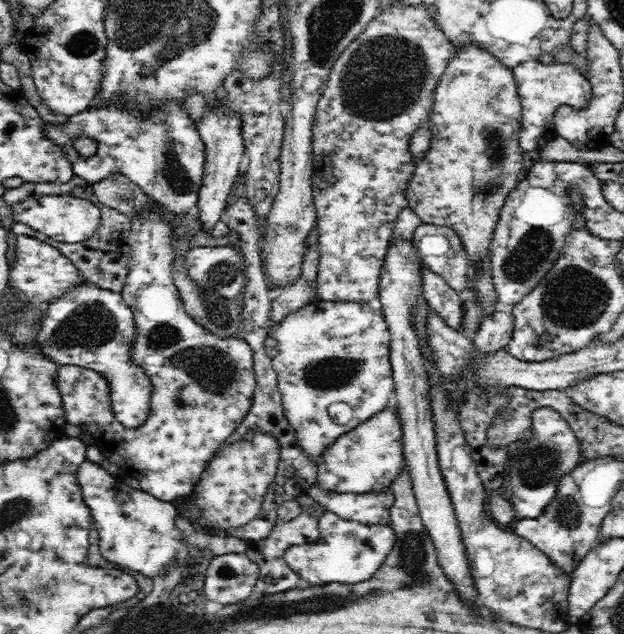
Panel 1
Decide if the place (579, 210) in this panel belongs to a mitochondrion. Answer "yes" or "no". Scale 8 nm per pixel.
no

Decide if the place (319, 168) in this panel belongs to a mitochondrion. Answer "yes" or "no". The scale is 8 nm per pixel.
no

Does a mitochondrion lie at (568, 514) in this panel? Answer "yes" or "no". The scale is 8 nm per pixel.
yes

